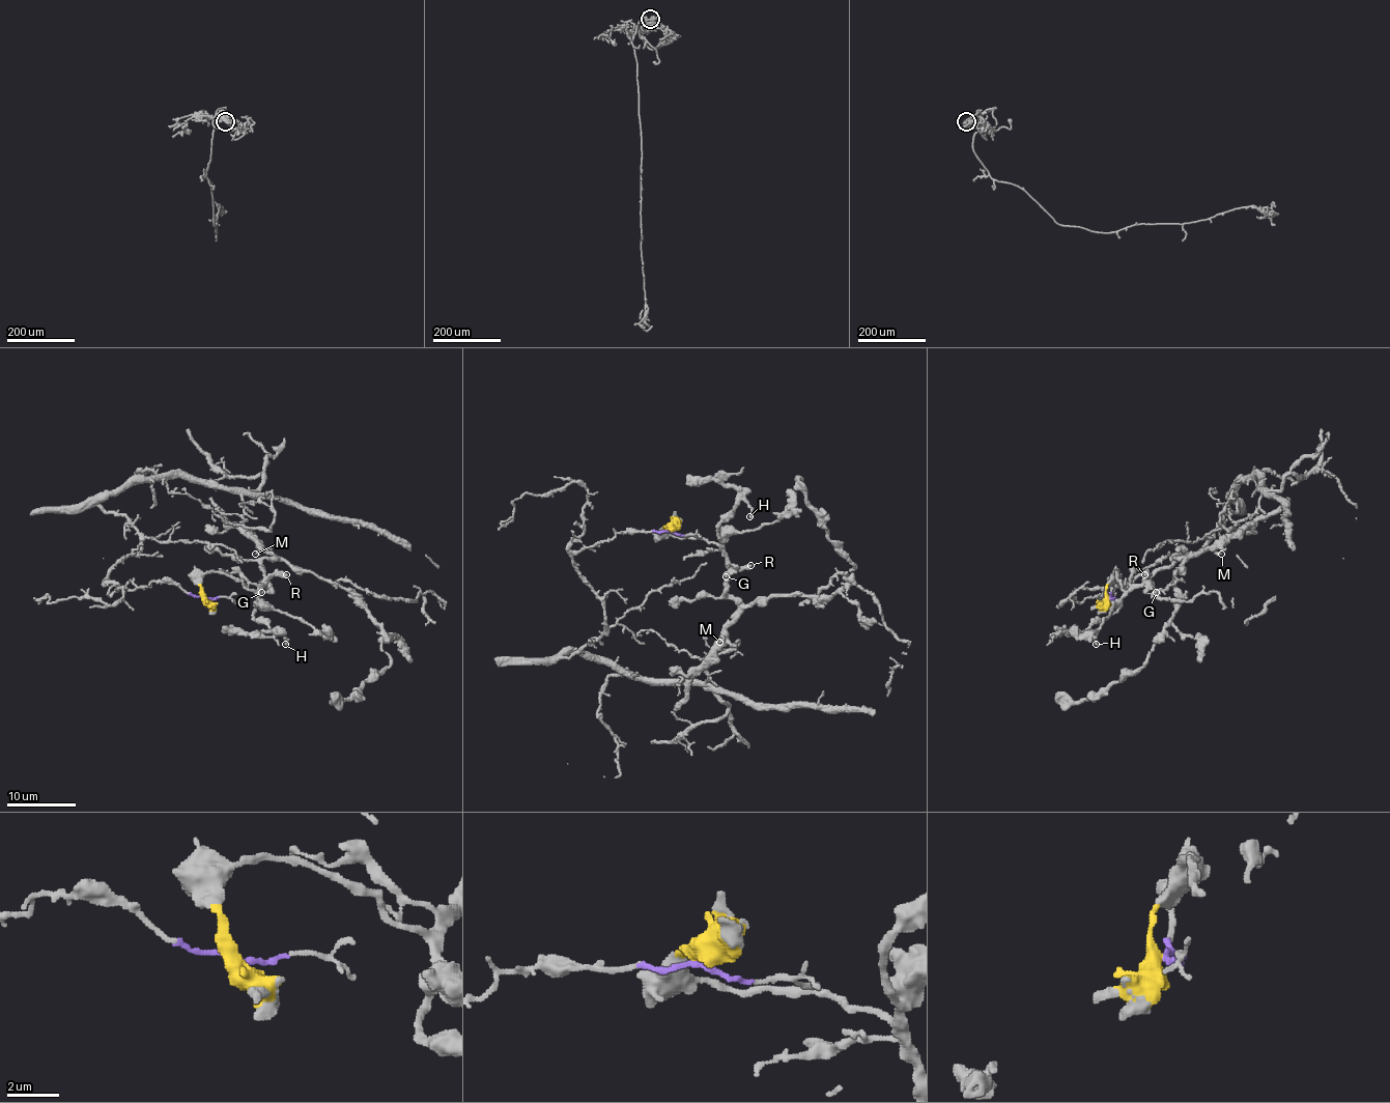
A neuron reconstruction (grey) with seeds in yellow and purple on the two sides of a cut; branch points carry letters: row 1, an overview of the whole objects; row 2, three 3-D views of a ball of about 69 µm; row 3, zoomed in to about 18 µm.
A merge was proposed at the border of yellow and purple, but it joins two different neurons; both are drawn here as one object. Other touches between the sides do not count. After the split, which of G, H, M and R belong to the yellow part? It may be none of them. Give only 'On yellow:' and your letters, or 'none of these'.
On yellow: G, H, M, R

